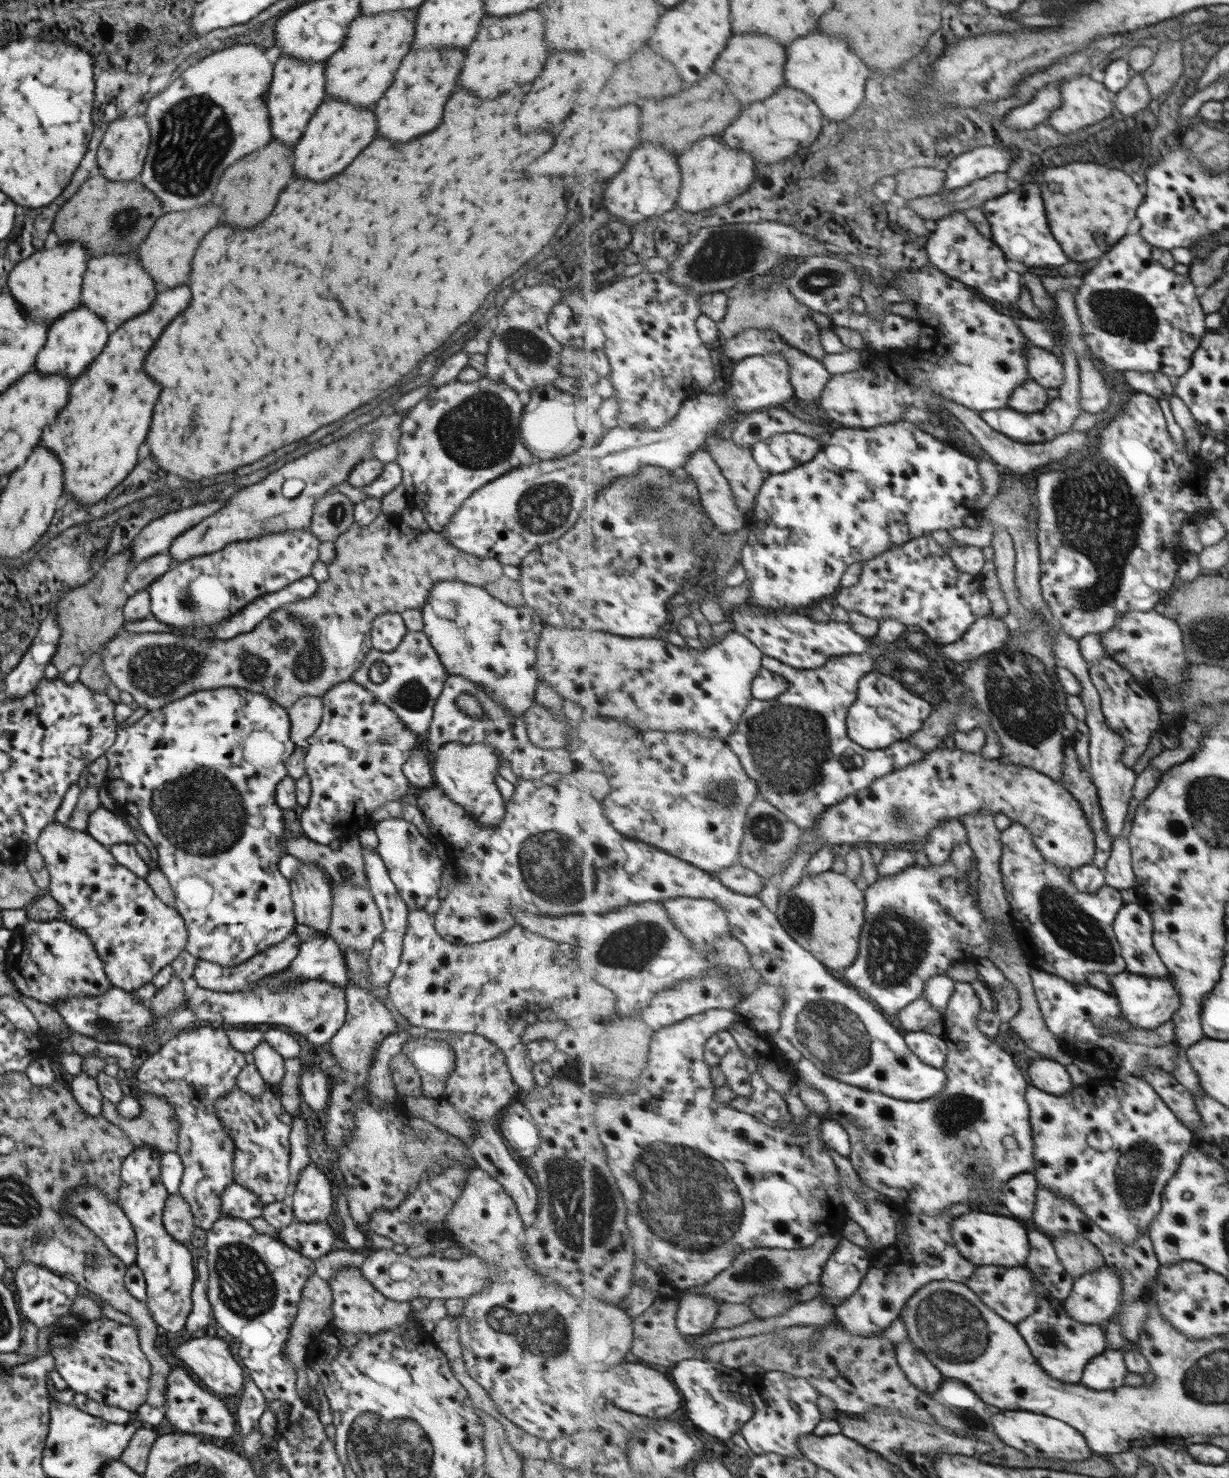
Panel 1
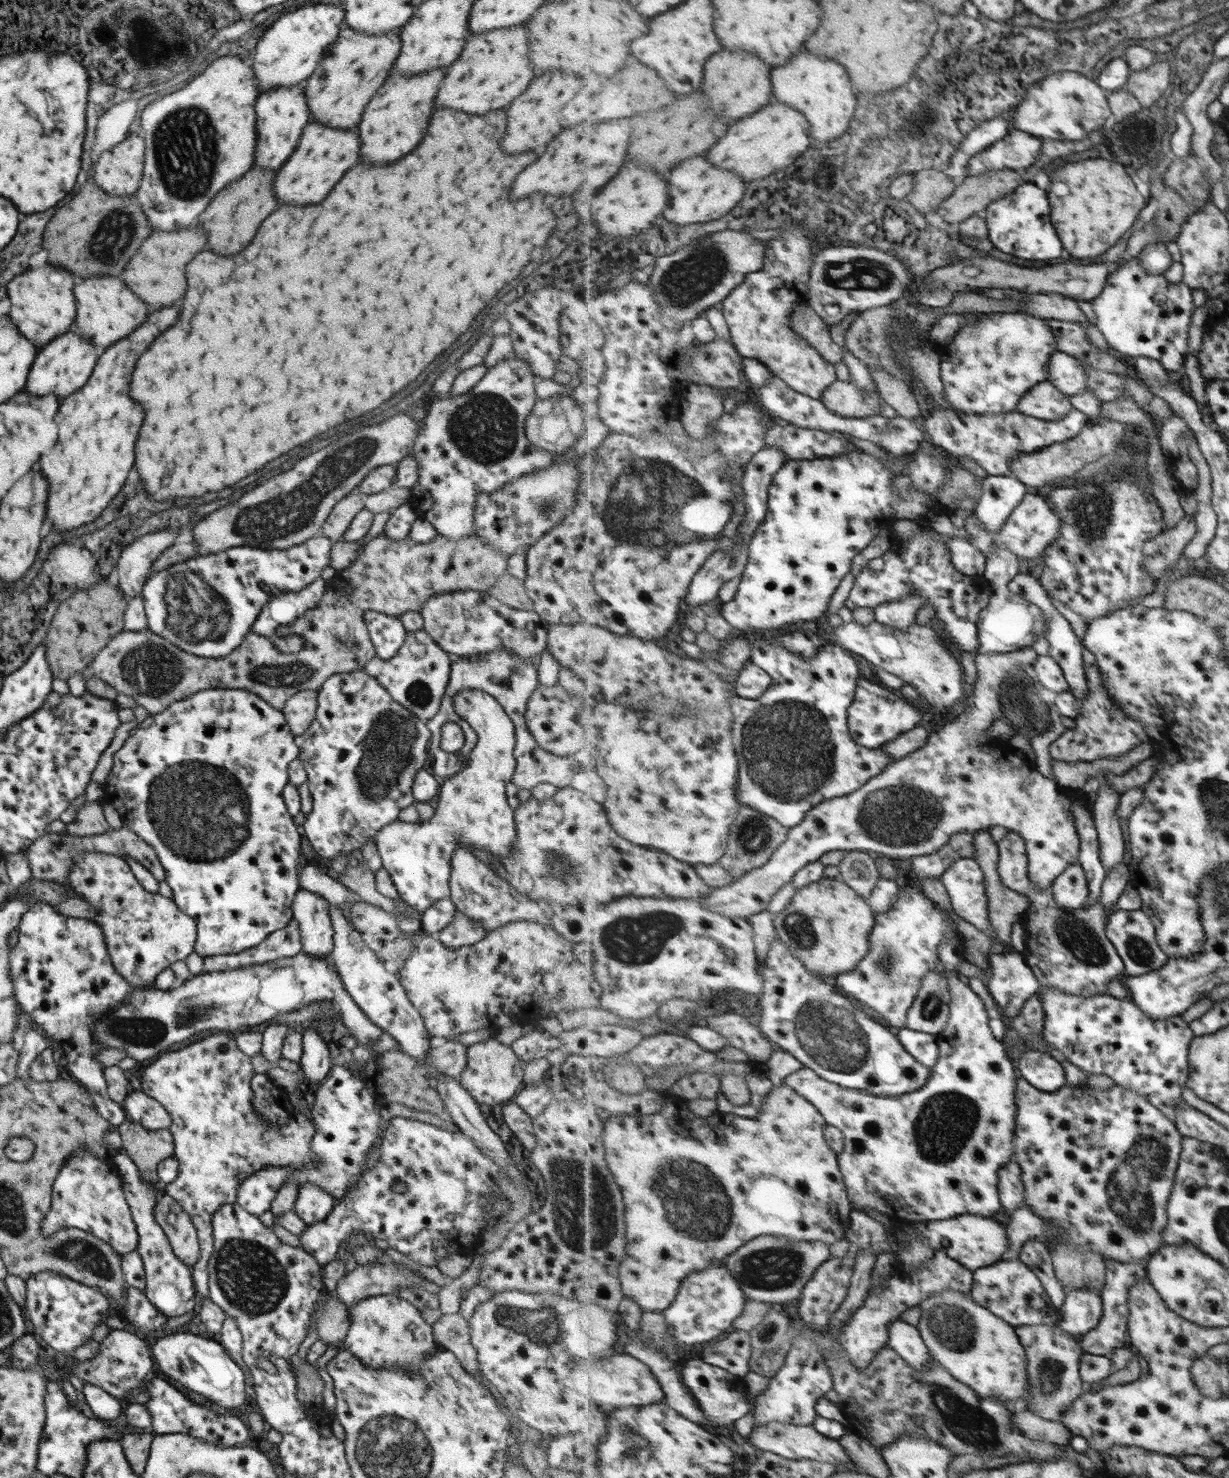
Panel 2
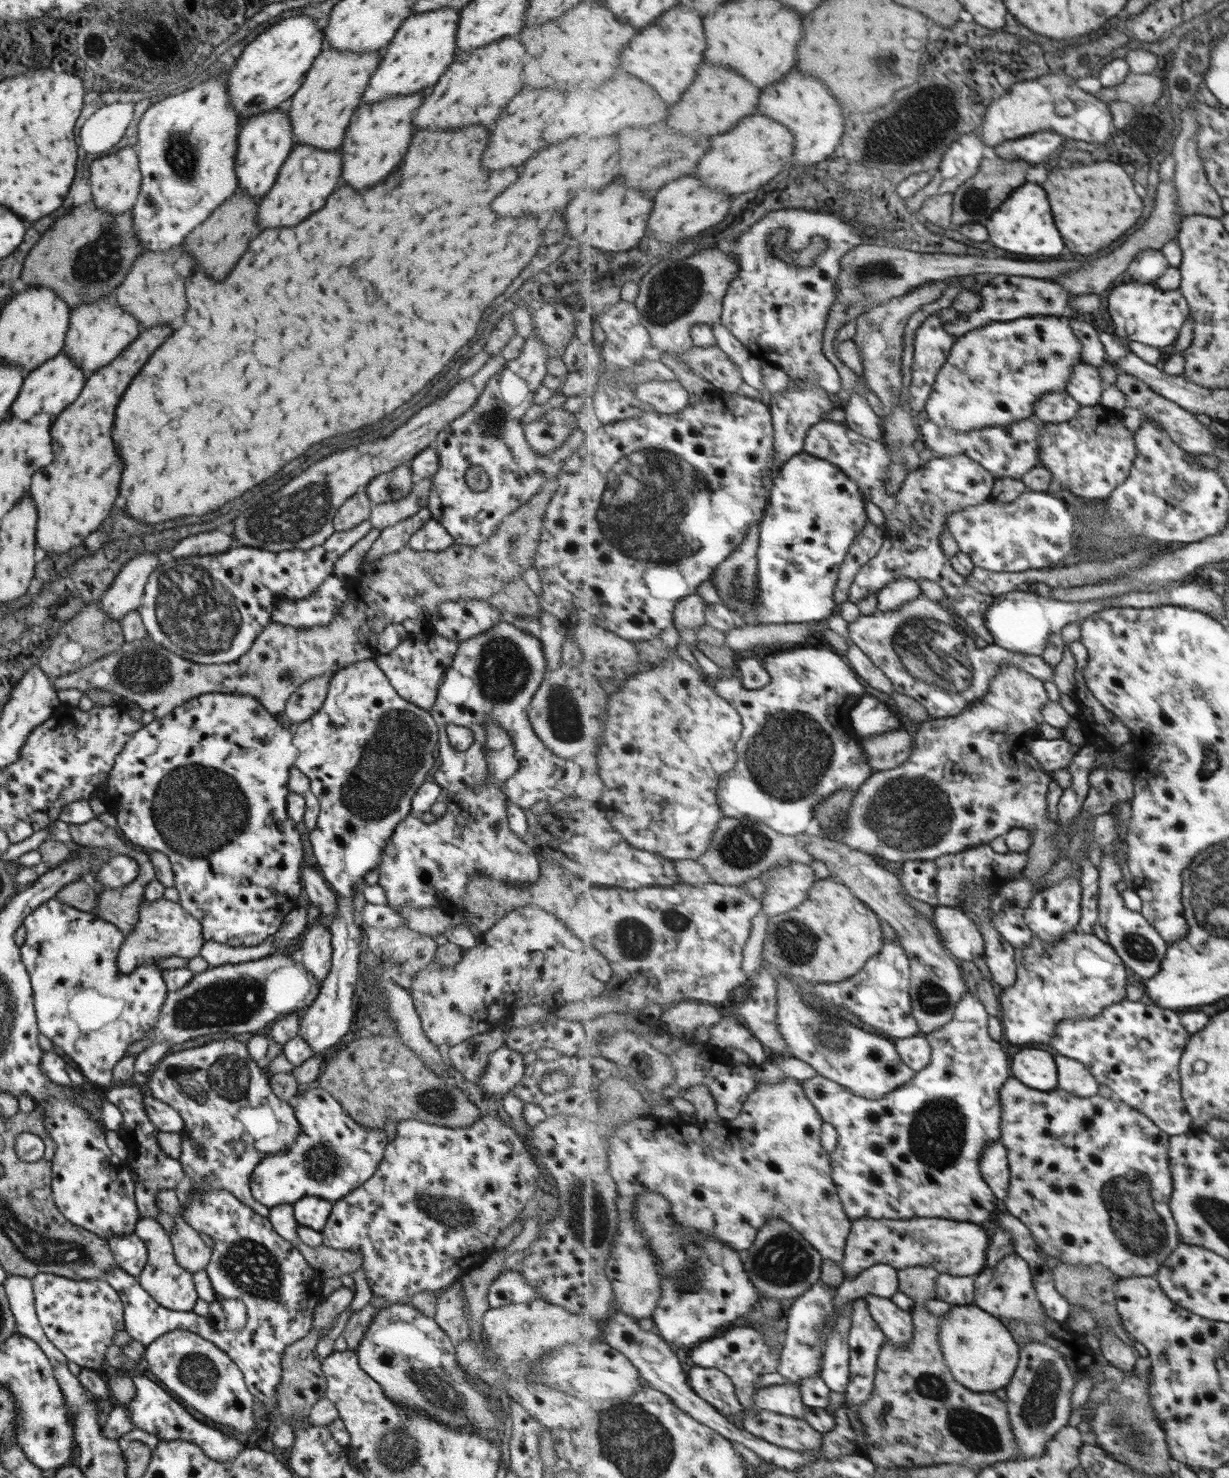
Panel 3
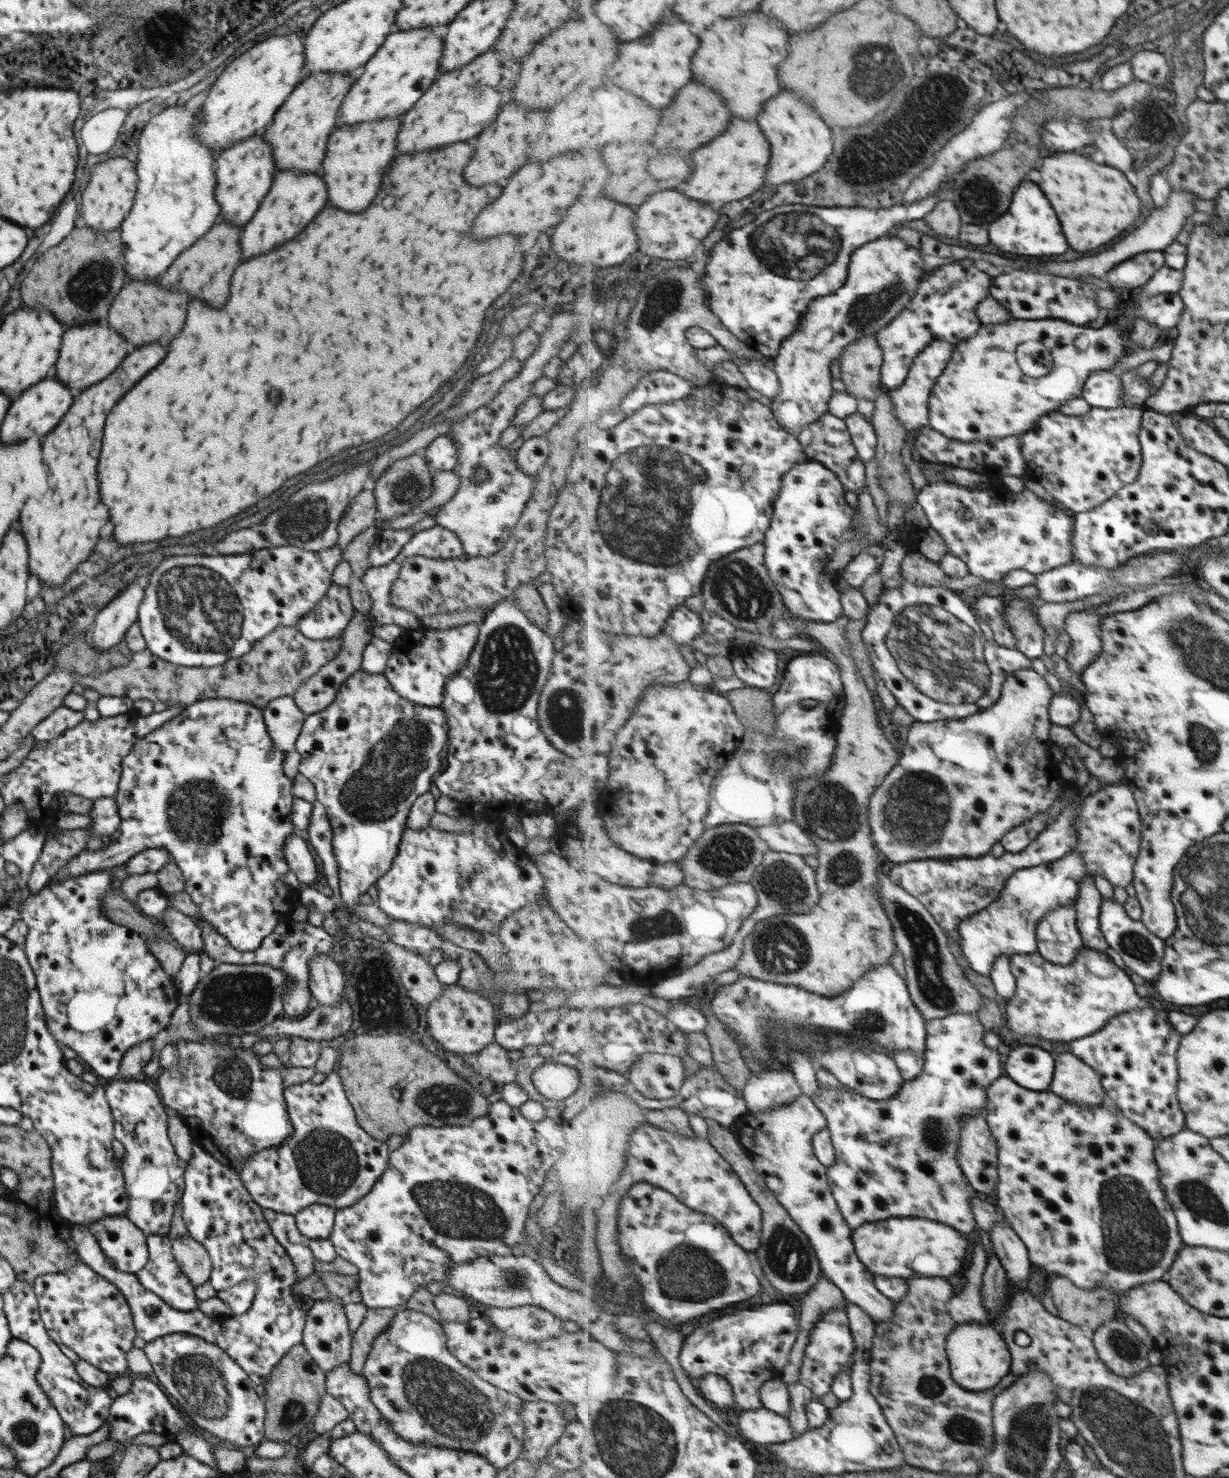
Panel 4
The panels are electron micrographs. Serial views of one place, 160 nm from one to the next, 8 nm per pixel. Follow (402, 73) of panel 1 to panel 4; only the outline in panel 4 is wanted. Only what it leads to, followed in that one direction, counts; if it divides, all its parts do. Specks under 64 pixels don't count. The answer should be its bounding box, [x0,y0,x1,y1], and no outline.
[319,115,402,212]

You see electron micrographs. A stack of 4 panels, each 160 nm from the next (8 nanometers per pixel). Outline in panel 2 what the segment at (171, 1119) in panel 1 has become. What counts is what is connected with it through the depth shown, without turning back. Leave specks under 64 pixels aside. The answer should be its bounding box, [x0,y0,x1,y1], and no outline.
[117,1117,174,1199]

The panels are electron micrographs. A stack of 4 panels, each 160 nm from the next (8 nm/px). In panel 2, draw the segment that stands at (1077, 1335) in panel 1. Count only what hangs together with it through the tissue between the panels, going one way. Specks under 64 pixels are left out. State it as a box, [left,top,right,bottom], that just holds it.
[1017,1324,1086,1423]

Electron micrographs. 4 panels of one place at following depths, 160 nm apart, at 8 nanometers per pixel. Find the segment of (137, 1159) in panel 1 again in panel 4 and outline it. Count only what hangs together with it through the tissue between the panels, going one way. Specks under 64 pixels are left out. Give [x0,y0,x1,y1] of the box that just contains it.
[134,1235,198,1312]

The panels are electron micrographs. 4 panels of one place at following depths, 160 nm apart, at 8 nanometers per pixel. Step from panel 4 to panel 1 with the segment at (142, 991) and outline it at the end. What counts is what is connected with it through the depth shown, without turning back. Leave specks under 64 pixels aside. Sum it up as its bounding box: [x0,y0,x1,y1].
[3,918,111,1116]

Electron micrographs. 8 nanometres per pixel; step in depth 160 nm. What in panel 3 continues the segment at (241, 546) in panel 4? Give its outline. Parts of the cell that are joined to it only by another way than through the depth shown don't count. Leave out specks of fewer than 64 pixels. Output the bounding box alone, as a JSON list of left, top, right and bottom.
[169,531,237,557]

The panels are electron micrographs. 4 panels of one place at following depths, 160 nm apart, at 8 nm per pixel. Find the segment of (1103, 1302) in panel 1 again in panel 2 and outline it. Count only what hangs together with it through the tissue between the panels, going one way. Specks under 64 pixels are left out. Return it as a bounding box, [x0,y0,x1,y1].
[1057,1290,1103,1338]

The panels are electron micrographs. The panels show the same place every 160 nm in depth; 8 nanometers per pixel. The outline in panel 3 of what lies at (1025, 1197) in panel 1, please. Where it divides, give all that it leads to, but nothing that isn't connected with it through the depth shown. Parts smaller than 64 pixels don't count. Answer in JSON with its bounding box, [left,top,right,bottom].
[980,1142,1012,1203]

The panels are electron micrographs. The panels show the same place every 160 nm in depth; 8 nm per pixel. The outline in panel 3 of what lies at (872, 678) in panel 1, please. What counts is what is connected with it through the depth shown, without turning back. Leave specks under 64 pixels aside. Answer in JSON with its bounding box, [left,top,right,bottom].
[850,694,901,737]

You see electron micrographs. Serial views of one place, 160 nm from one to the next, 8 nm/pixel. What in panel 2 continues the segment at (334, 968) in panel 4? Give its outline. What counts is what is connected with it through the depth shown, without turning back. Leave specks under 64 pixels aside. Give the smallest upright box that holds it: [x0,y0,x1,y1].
[291,890,333,957]

